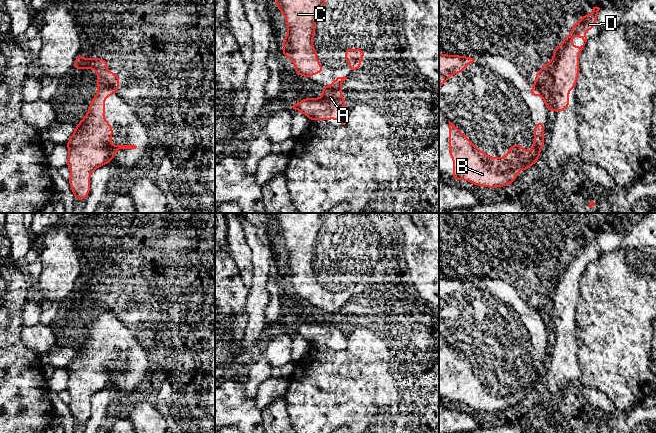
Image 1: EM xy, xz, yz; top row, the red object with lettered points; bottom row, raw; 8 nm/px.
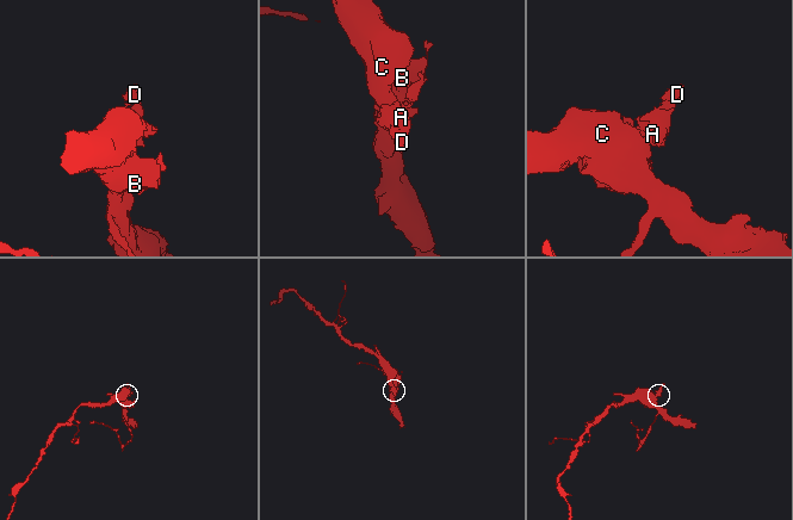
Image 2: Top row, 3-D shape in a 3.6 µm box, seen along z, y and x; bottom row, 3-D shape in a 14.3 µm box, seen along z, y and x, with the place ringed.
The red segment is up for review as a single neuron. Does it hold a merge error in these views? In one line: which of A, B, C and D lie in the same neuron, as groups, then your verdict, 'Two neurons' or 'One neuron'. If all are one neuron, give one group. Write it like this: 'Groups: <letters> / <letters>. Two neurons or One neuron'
Groups: A D / B C. Two neurons

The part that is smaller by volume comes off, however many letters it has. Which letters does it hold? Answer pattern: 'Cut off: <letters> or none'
Cut off: A, D

